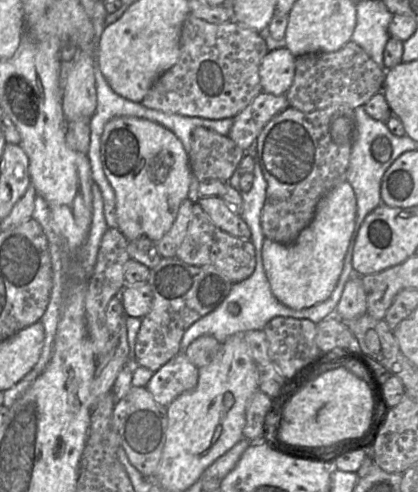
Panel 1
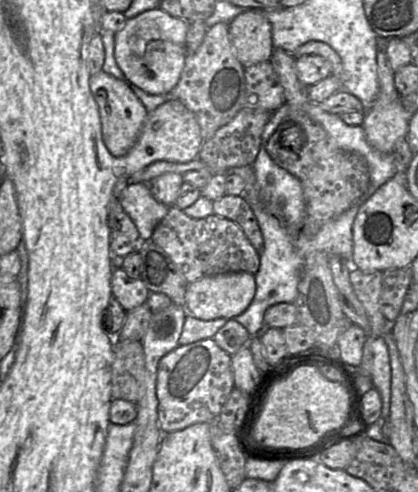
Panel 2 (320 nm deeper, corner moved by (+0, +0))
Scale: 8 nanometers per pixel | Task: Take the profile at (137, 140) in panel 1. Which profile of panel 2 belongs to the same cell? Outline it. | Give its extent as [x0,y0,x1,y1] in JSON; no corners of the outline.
[90,70,147,157]

